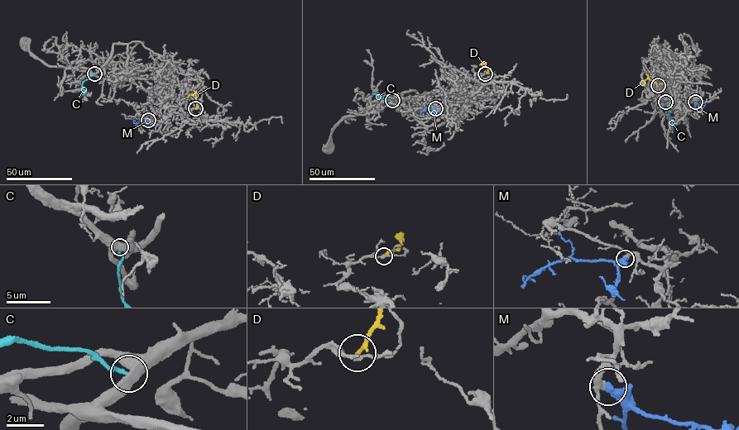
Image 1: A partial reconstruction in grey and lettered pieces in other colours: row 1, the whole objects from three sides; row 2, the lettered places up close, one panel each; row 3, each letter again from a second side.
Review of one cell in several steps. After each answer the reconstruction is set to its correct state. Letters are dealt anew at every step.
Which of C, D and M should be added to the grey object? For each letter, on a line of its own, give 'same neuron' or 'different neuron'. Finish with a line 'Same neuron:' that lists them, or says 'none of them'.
C: different neuron
D: different neuron
M: same neuron
Same neuron: M

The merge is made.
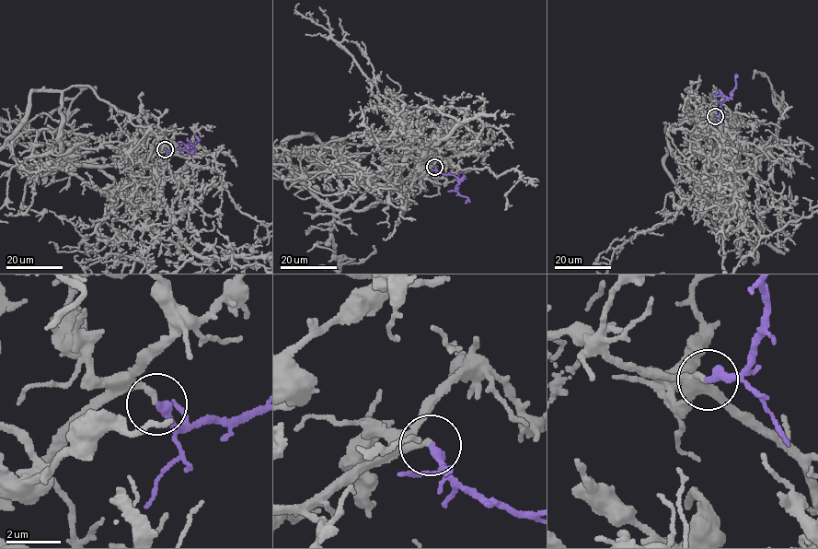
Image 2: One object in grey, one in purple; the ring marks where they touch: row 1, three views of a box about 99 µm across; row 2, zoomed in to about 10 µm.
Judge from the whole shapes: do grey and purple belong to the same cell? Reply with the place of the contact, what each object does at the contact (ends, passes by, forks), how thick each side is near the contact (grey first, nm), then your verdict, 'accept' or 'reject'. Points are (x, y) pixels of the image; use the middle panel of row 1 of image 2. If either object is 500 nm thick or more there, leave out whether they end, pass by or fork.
at (434, 167); grey ends there; purple ends there; 200 nm thick on the grey side, 340 nm on the other; accept

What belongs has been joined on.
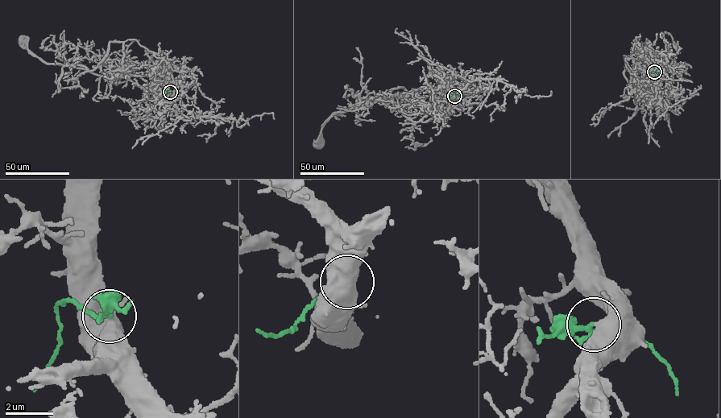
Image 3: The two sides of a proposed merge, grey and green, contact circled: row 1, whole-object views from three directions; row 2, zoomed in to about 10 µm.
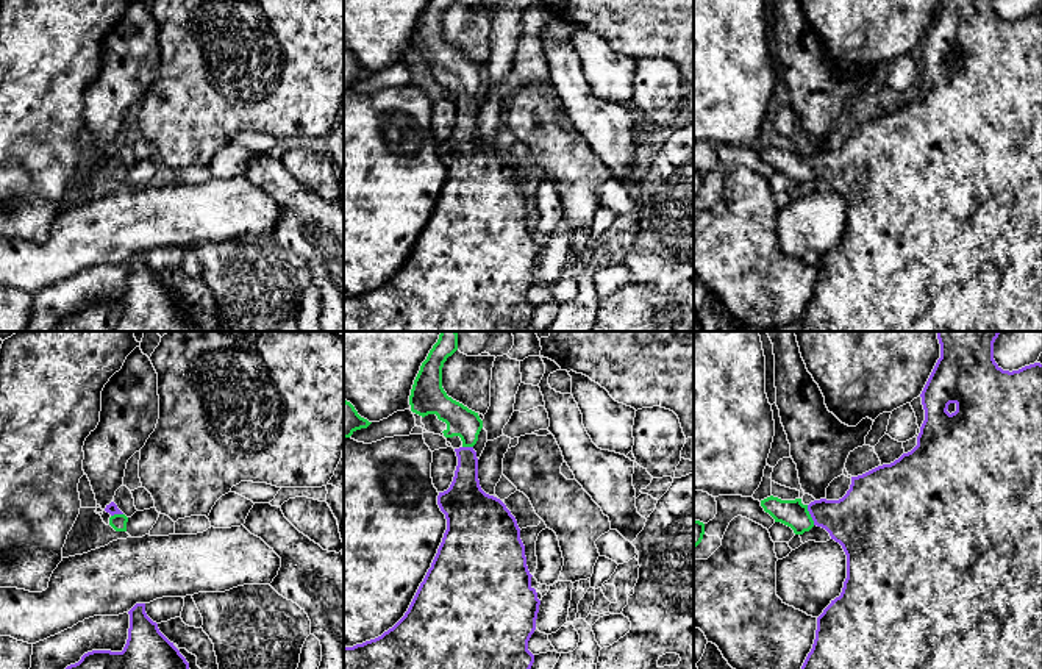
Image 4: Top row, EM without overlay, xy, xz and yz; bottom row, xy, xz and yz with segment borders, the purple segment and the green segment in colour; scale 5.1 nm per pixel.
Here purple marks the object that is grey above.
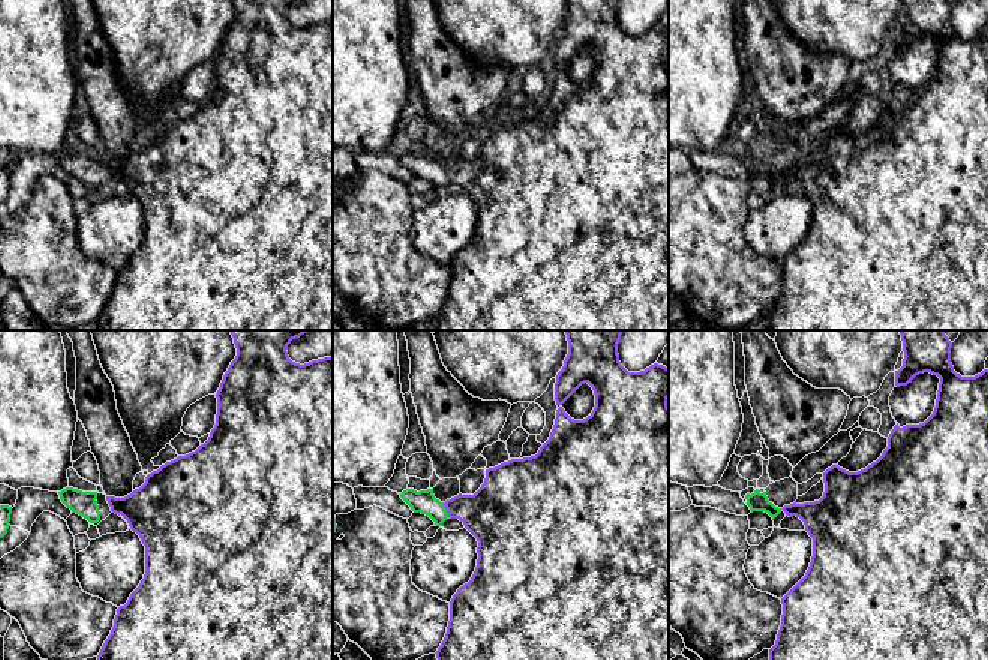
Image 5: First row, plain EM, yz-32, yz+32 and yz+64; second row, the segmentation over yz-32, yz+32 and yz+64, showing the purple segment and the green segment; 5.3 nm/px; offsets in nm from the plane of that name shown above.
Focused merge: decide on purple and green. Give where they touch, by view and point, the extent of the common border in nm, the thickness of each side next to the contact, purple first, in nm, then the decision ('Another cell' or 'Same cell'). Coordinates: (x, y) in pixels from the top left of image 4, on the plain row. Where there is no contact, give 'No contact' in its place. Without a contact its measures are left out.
Touches purple at yz (811, 164). Shared border 110 nm. Thickness 300 nm (purple) against 140 nm. Same cell

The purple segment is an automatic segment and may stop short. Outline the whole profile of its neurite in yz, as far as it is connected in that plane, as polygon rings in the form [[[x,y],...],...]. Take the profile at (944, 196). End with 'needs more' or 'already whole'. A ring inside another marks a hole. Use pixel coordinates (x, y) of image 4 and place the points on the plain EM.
[[[940,0],[920,47],[925,70],[917,95],[890,114],[851,127],[842,148],[809,155],[773,145],[761,150],[775,172],[790,177],[795,184],[822,177],[847,205],[842,242],[817,267],[815,289],[800,319],[800,331],[1042,331],[1042,14],[1009,22],[995,13],[994,0]]] | needs more

